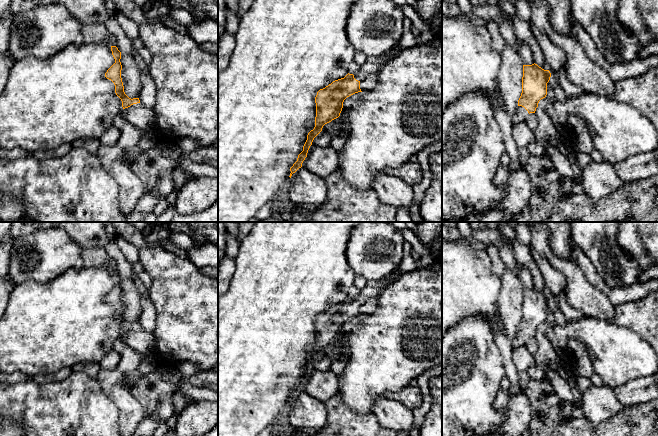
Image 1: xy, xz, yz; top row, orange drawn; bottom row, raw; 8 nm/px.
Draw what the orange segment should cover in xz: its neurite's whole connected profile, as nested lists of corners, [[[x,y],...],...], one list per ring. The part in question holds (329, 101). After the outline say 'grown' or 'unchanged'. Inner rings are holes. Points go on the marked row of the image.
[[[398,44],[383,55],[367,56],[366,61],[360,65],[360,69],[356,73],[348,73],[344,78],[333,81],[317,92],[315,97],[315,127],[308,133],[303,151],[298,155],[297,161],[290,168],[290,178],[293,173],[302,167],[302,163],[307,157],[314,138],[322,131],[323,126],[340,116],[344,100],[355,93],[362,92],[360,82],[370,74],[379,74],[384,65],[400,53],[395,50],[396,48],[402,50]]] | grown

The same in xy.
[[[111,46],[111,51],[115,59],[115,63],[107,70],[105,77],[114,83],[115,93],[122,101],[123,109],[119,115],[135,127],[149,133],[157,128],[154,108],[146,108],[140,102],[139,98],[131,99],[125,94],[121,78],[121,52],[116,46]]] | grown

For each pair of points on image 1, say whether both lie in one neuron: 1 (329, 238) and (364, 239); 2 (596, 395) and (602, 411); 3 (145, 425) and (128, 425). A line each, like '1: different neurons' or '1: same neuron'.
1: different neurons
2: same neuron
3: different neurons

